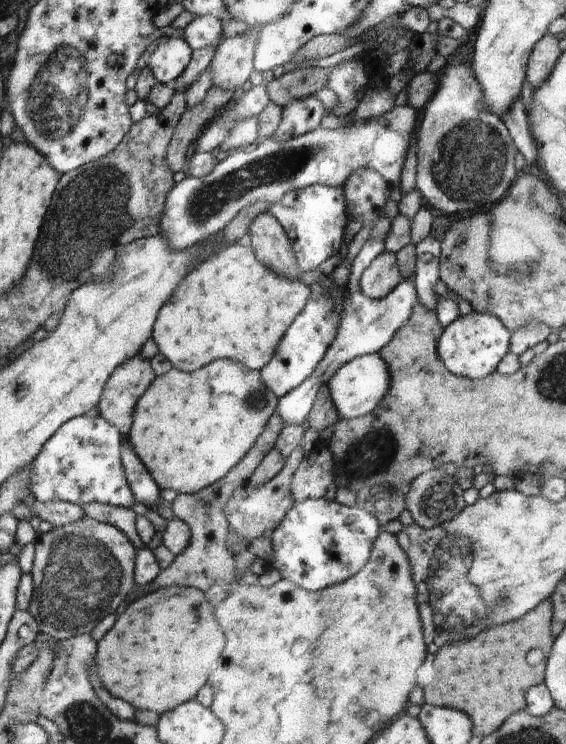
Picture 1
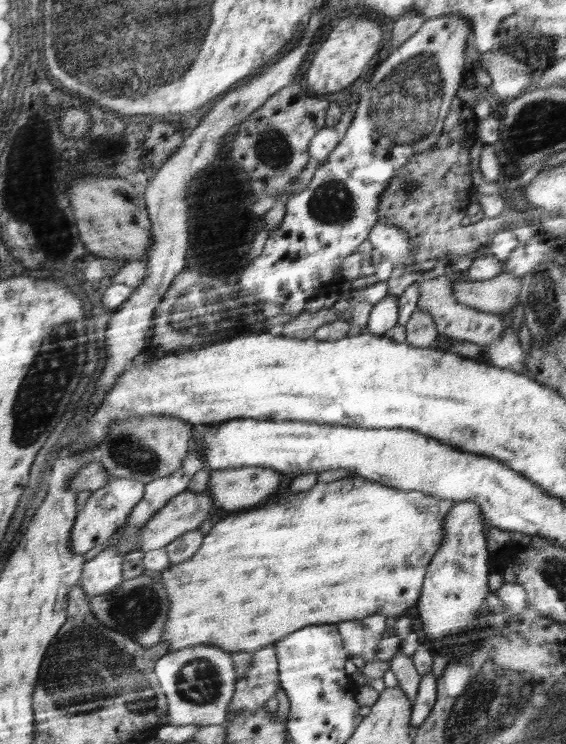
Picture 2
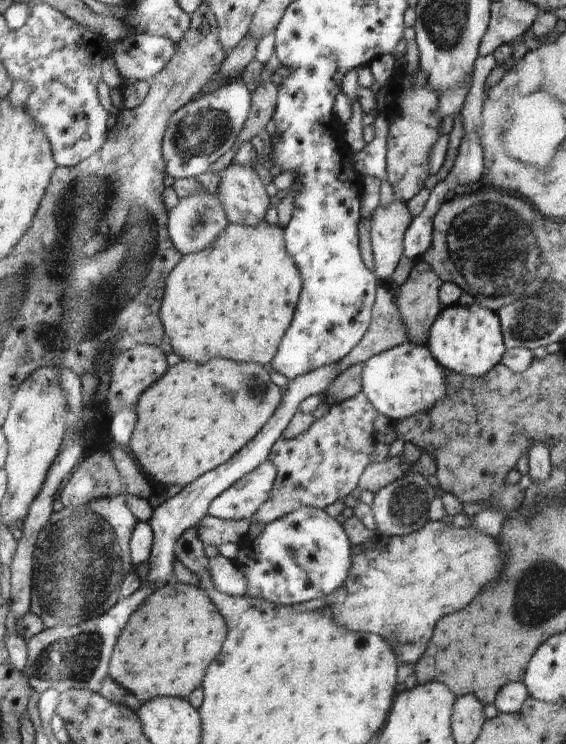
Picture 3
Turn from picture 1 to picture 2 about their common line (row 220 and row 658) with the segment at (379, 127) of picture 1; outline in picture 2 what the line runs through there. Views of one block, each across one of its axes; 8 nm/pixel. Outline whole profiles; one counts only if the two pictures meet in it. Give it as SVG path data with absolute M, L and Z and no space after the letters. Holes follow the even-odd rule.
M194 646L168 652L156 662L156 674L167 698L169 723L210 726L224 724L238 681L232 662L232 652L217 646Z

